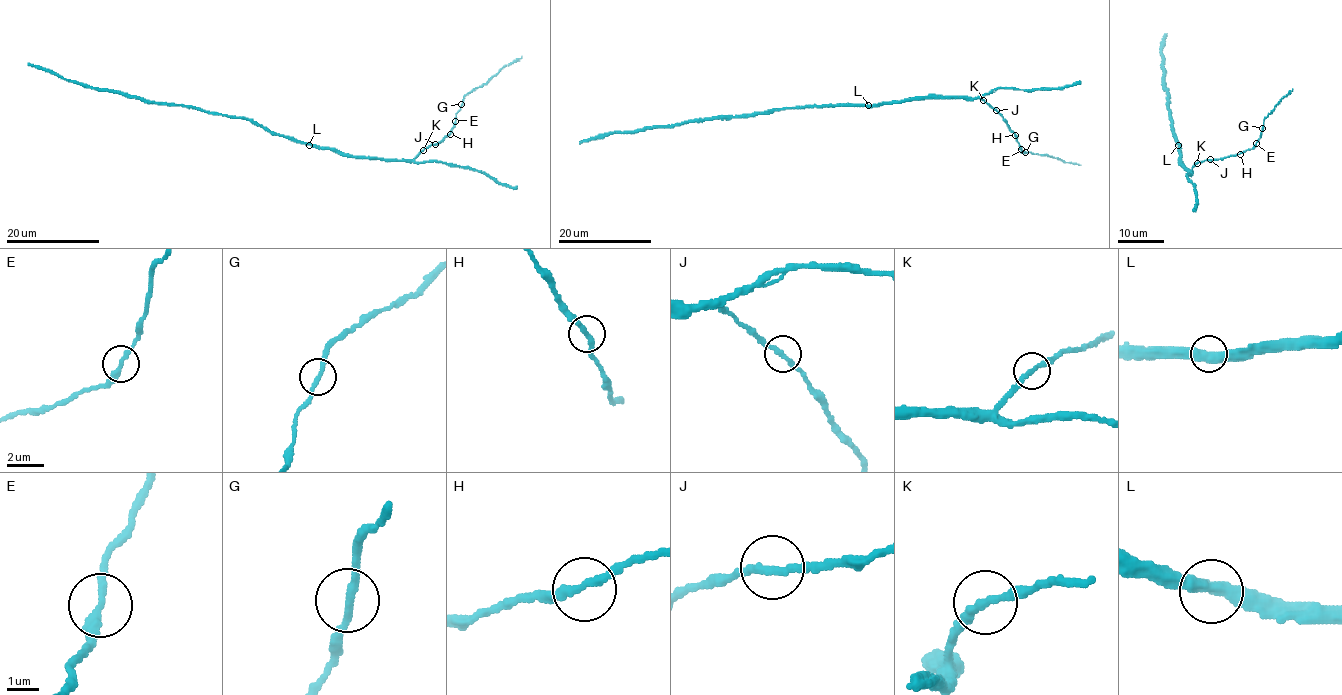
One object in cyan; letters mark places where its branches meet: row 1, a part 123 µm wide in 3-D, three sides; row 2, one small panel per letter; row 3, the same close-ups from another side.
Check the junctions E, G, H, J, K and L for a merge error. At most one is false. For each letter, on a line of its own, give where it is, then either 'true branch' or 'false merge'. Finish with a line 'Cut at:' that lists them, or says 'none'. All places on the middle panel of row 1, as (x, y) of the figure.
E: (1021, 149) | true branch
G: (1025, 152) | true branch
H: (1015, 135) | true branch
J: (996, 110) | true branch
K: (983, 100) | true branch
L: (868, 105) | true branch
Cut at: none

